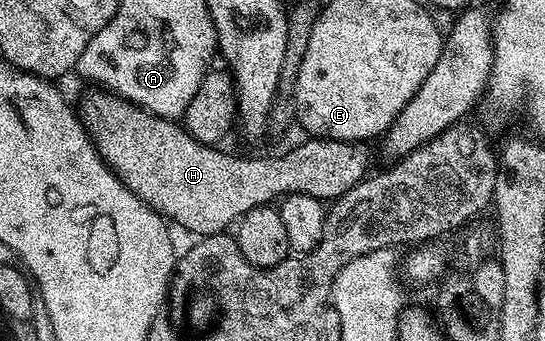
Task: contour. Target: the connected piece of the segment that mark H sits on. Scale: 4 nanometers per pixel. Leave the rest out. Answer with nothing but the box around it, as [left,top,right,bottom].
[79,90,373,238]

